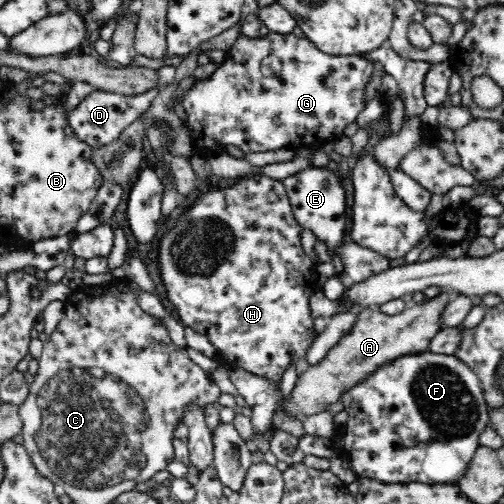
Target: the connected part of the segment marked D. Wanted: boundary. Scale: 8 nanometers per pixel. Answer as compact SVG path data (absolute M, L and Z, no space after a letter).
M165 65L157 71L159 76L157 87L136 96L98 90L92 91L82 102L78 103L78 106L68 116L70 127L74 129L74 135L93 147L103 147L116 140L122 134L124 128L130 126L132 122L150 108L151 102L158 96L158 92L164 86L174 82L176 74L173 66Z

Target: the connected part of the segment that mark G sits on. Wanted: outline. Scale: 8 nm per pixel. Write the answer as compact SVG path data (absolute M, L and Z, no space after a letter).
M268 33L264 37L246 37L240 34L234 44L229 49L224 62L214 70L209 77L195 79L191 88L182 98L182 106L185 108L186 120L185 129L188 136L194 142L197 150L204 154L214 154L221 150L221 147L236 146L244 153L249 152L268 152L268 150L278 150L278 148L288 148L288 150L299 151L301 148L312 149L317 151L321 149L324 142L336 141L347 124L355 122L355 118L364 110L366 101L364 100L364 88L370 81L371 74L374 70L373 63L366 60L361 55L334 56L322 52L315 47L314 43L306 38L298 38L293 33L280 34Z

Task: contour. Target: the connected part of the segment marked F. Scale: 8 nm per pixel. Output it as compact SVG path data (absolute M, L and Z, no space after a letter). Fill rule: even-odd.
M428 350L419 353L406 354L406 356L402 356L402 358L396 358L396 360L388 362L388 364L384 364L382 368L374 370L368 378L364 379L362 384L358 384L358 386L354 386L354 388L346 390L346 392L342 394L341 402L342 407L344 407L344 411L348 414L348 420L346 420L346 424L344 424L343 428L339 430L336 437L330 442L334 453L342 456L342 458L346 458L346 460L350 462L350 466L352 466L352 471L358 477L379 480L380 482L388 484L408 484L411 482L421 482L422 484L452 484L457 482L457 480L460 480L460 478L466 474L466 470L468 470L468 466L470 466L470 460L472 460L474 452L476 452L479 447L480 436L489 424L490 409L486 403L486 398L481 386L481 380L478 379L477 374L475 374L473 370L465 364L465 362L460 361L454 355L434 353ZM400 426L404 426L404 428L408 428L408 430L410 430L410 438L414 440L414 444L412 444L412 446L402 444L400 436L398 436L395 432L396 428L400 428Z

